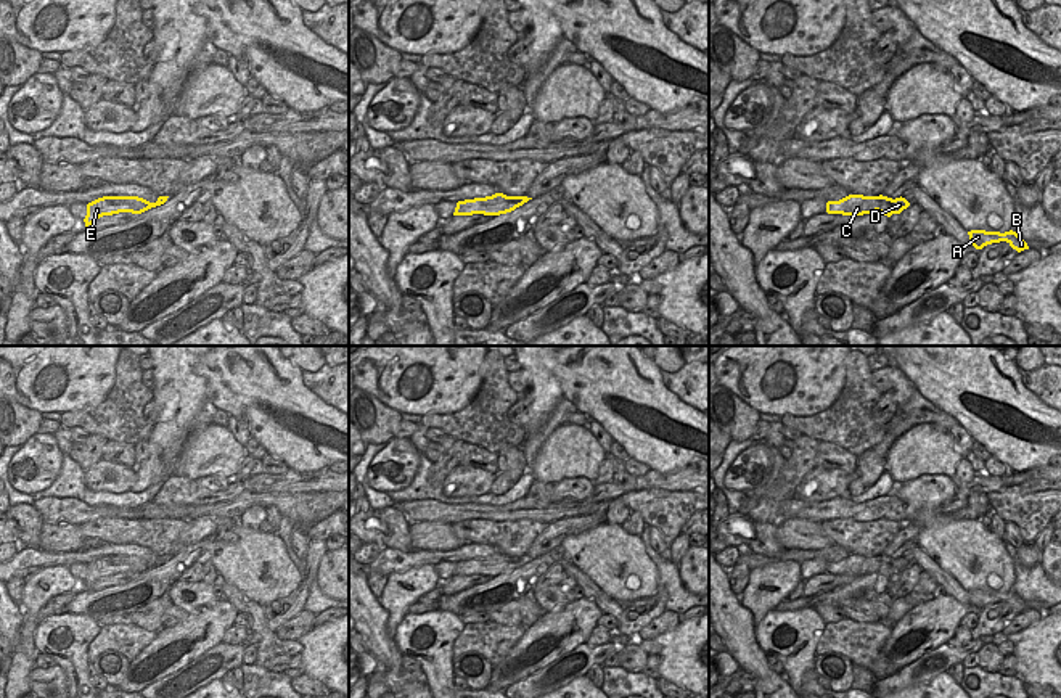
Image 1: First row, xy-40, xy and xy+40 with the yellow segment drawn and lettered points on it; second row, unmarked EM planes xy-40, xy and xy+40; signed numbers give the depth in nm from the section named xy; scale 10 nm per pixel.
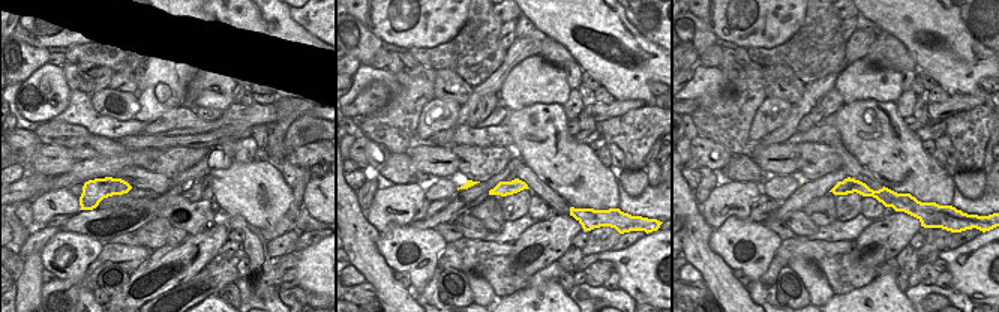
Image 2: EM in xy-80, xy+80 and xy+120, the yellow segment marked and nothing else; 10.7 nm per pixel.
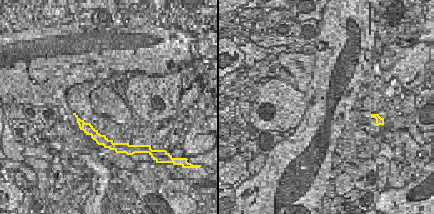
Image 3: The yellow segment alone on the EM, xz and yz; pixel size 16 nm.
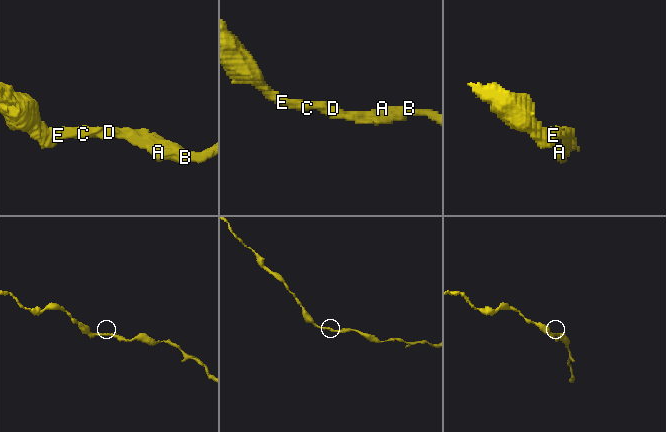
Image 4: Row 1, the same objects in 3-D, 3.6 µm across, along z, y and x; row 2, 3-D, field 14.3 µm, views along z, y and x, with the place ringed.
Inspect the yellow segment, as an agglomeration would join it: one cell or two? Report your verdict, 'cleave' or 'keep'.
keep

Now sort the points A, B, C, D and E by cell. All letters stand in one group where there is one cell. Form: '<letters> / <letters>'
A B C D E

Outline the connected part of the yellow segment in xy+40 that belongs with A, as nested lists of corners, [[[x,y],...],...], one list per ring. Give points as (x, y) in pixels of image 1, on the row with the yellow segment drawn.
[[[971,230],[968,232],[969,241],[976,249],[982,249],[987,244],[1006,241],[1018,253],[1029,249],[1027,243],[1013,230],[1000,232],[985,232],[985,230]]]

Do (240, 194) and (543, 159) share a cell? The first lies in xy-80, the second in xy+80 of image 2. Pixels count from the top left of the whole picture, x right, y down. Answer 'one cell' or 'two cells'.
one cell

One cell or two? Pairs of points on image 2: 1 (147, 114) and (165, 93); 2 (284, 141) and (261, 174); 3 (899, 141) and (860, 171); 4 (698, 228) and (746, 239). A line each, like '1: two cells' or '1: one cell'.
1: one cell
2: two cells
3: two cells
4: two cells

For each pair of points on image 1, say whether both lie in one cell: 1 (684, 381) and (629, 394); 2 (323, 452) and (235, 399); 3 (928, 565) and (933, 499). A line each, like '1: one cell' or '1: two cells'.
1: two cells
2: one cell
3: two cells

